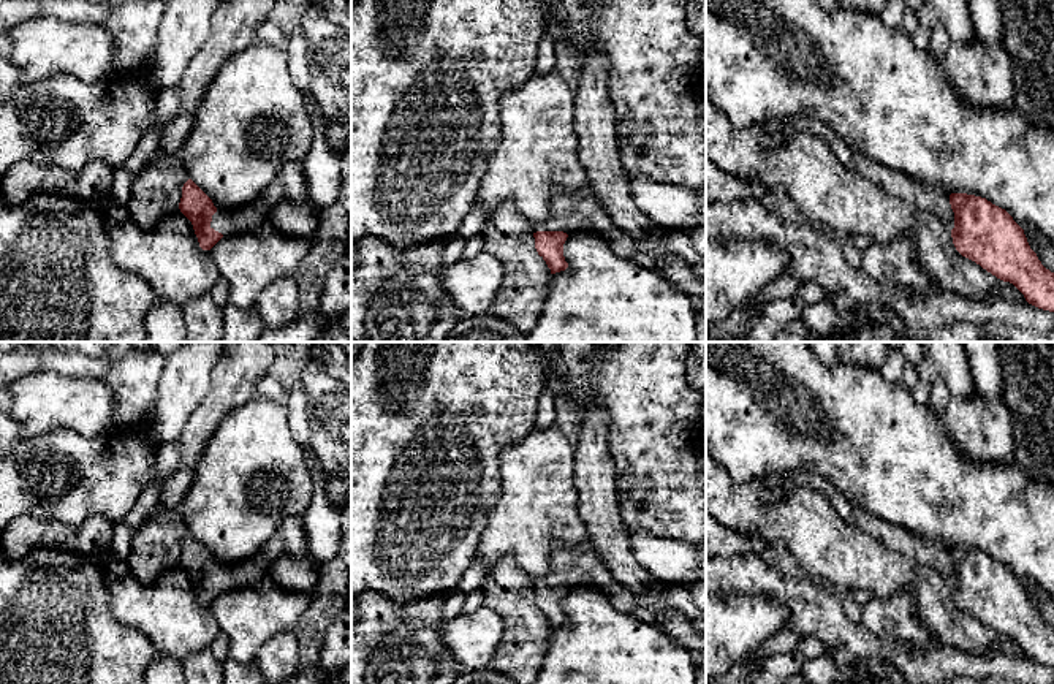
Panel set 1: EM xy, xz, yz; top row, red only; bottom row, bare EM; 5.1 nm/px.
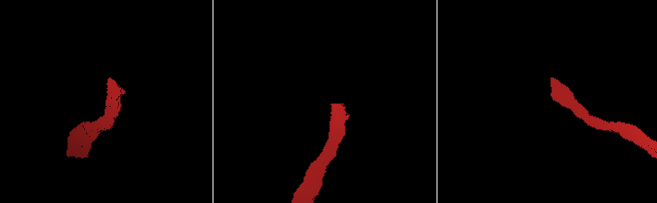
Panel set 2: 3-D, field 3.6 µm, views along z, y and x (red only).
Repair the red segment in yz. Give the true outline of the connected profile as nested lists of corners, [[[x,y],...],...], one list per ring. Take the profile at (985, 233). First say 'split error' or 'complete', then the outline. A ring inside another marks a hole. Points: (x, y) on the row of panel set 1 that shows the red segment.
split error; [[[788,117],[768,122],[768,130],[807,131],[821,138],[840,163],[858,171],[886,193],[934,211],[951,230],[956,250],[1003,282],[1013,283],[1026,301],[1054,312],[1054,272],[1030,249],[1024,230],[1002,207],[986,198],[951,193],[883,166],[855,152],[828,125],[815,117]]]

